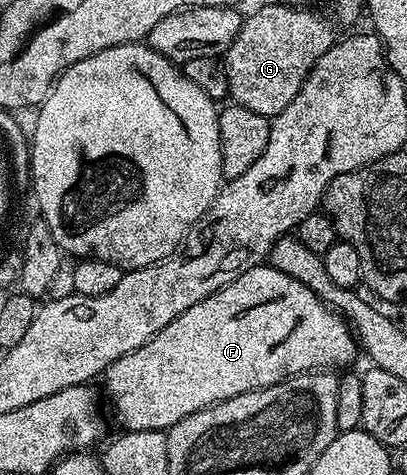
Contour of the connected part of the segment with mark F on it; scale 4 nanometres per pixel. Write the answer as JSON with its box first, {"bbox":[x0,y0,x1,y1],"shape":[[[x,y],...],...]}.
{"bbox":[106,264,356,430],"shape":[[[263,264],[244,272],[232,284],[212,292],[188,312],[180,312],[156,336],[136,352],[120,356],[107,368],[106,394],[114,405],[114,414],[126,430],[164,430],[175,426],[184,416],[200,412],[217,402],[244,392],[263,390],[296,374],[308,374],[323,368],[346,366],[354,358],[356,337],[345,318],[317,298],[300,280],[284,276],[274,266]]]}

